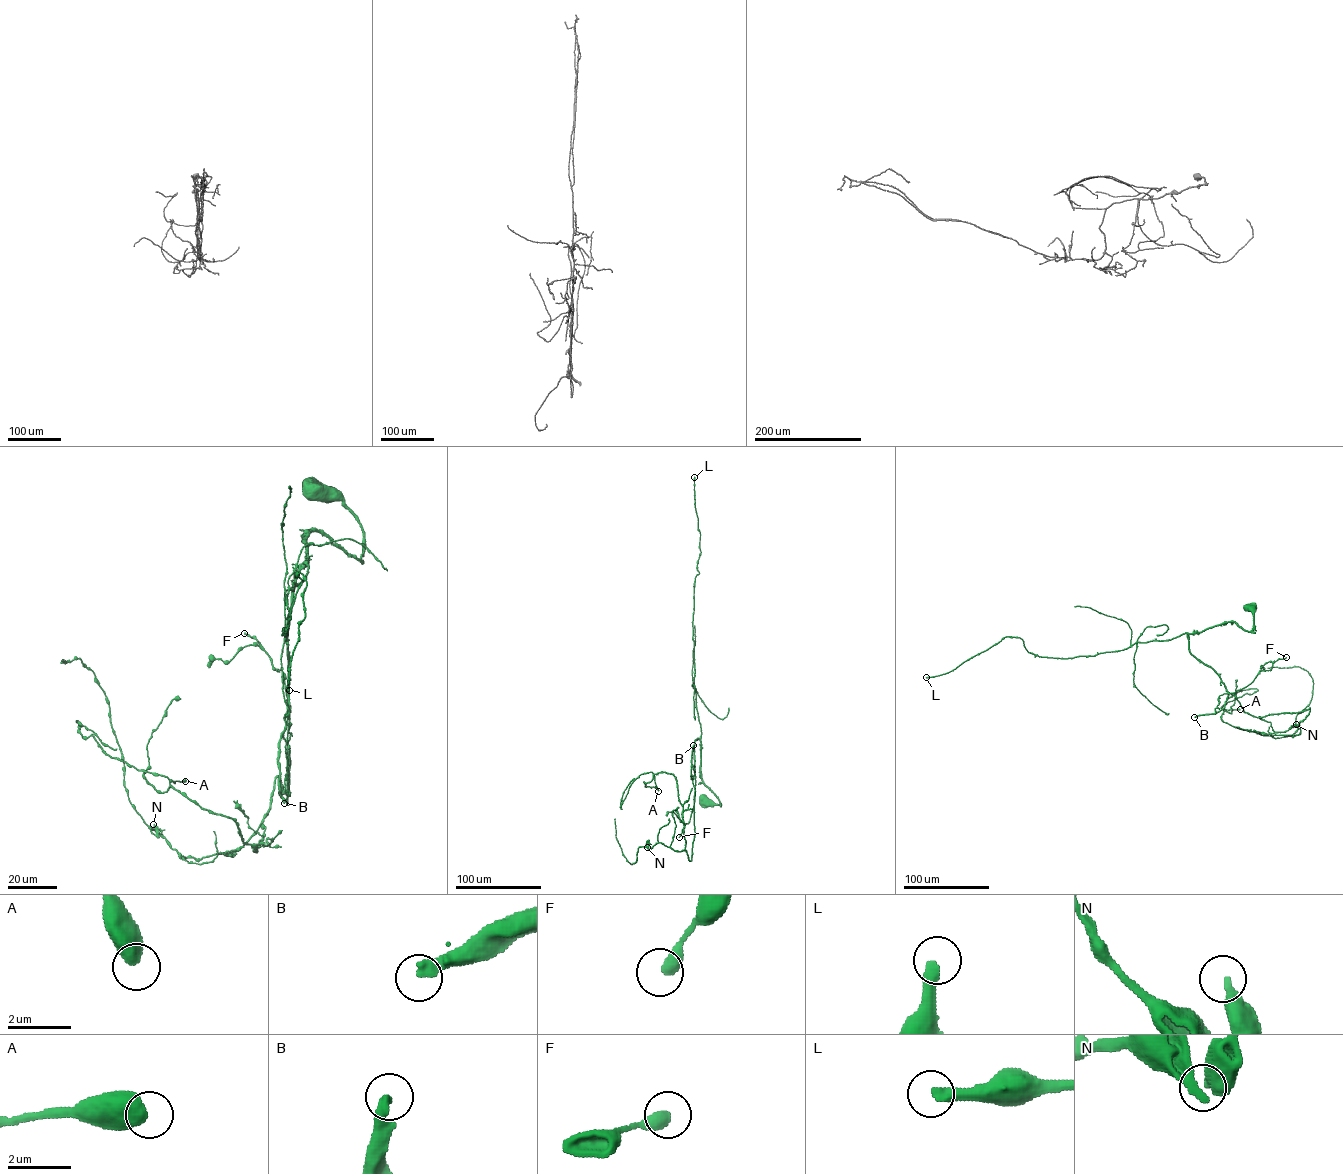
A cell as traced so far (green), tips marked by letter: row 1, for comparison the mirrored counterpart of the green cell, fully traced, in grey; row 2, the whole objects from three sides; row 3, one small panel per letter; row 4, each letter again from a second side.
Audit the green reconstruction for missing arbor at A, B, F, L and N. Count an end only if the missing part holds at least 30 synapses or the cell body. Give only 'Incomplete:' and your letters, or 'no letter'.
Incomplete: B, L

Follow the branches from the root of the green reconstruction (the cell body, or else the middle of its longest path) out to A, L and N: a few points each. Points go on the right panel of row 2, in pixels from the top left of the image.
A: (1248, 607), (1250, 631), (1214, 625), (1189, 651), (1245, 712), (1310, 710), (1260, 734), (1221, 719), (1240, 709)
L: (1248, 607), (1250, 631), (1228, 622), (1066, 658), (1039, 657), (1020, 638), (1006, 636), (951, 670), (926, 677)
N: (1248, 607), (1250, 631), (1214, 625), (1188, 634), (1189, 651), (1245, 712), (1310, 708), (1292, 737), (1296, 724)

